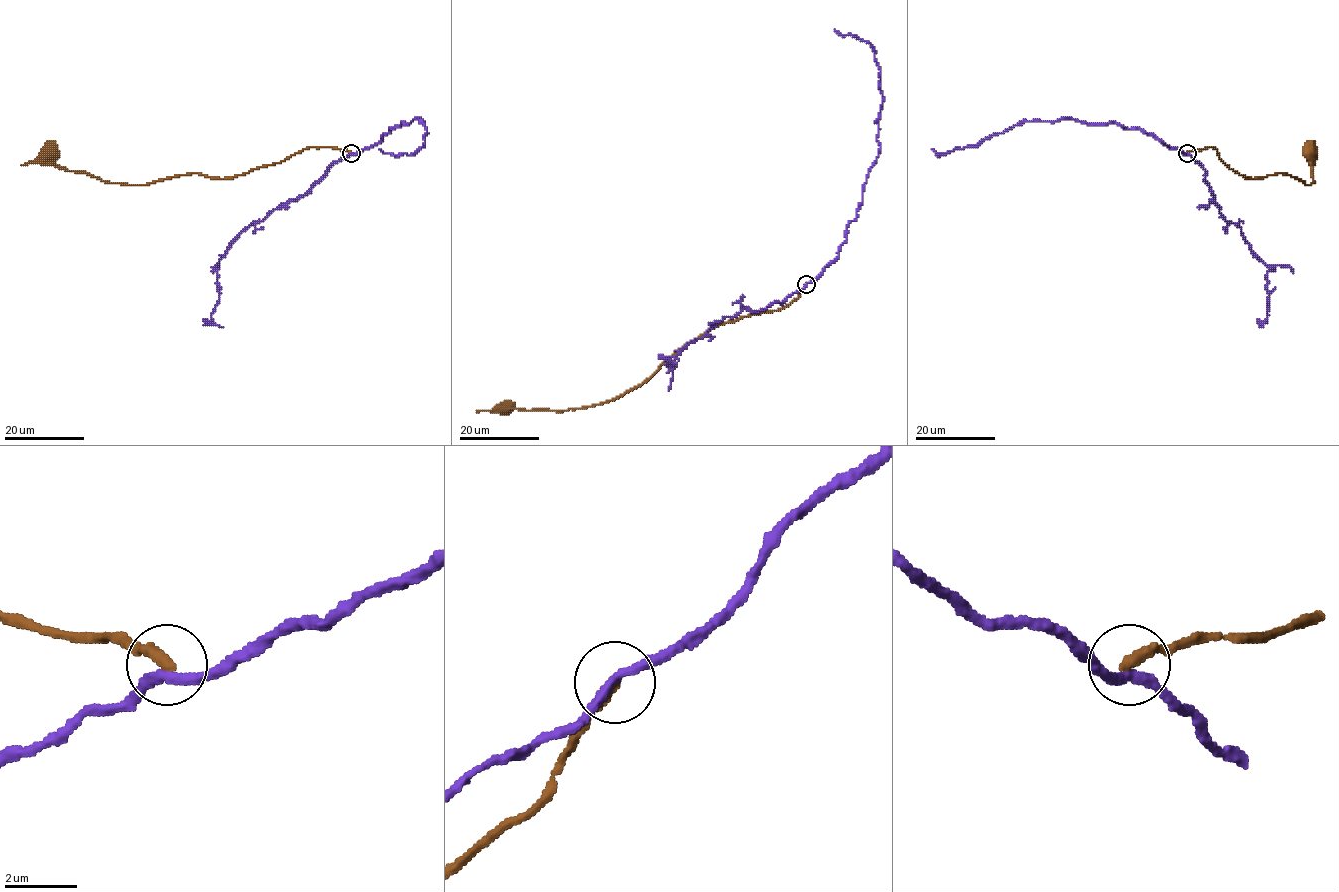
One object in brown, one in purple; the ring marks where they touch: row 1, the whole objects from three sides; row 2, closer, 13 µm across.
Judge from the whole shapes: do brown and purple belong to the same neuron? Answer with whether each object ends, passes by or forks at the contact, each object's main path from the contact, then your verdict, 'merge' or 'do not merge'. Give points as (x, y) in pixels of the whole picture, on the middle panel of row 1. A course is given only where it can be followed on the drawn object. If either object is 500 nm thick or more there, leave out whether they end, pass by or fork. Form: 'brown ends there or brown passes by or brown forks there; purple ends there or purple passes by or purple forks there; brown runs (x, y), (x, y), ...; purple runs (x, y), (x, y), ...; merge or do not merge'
brown ends there; purple passes by; brown runs (807, 284), (798, 298), (780, 309), (712, 327), (620, 396), (558, 411), (506, 408); purple runs (807, 284), (838, 256), (880, 148), (877, 139), (882, 102), (875, 51), (868, 42), (834, 29); do not merge

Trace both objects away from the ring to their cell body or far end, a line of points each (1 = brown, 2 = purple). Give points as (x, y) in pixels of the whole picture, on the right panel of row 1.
1: (1186, 152), (1213, 147), (1229, 168), (1248, 178), (1278, 172), (1306, 185), (1313, 181), (1310, 152)
2: (1186, 153), (1142, 129), (1071, 118), (1018, 122), (975, 146), (945, 154), (932, 148)

